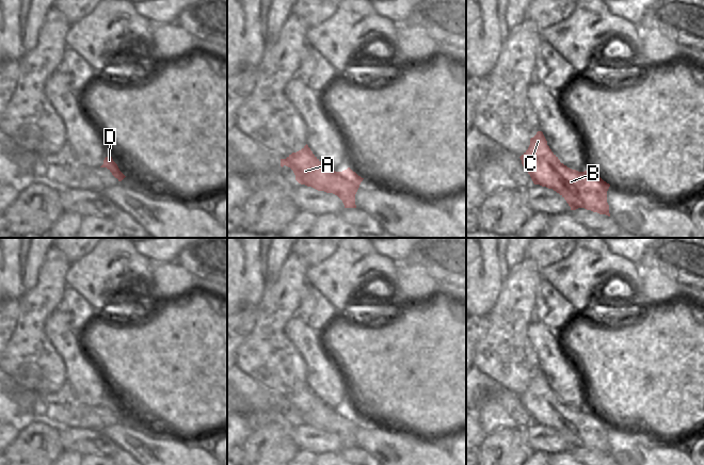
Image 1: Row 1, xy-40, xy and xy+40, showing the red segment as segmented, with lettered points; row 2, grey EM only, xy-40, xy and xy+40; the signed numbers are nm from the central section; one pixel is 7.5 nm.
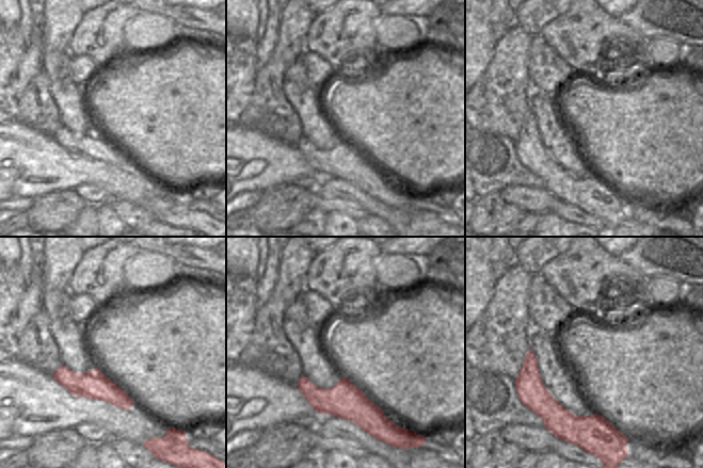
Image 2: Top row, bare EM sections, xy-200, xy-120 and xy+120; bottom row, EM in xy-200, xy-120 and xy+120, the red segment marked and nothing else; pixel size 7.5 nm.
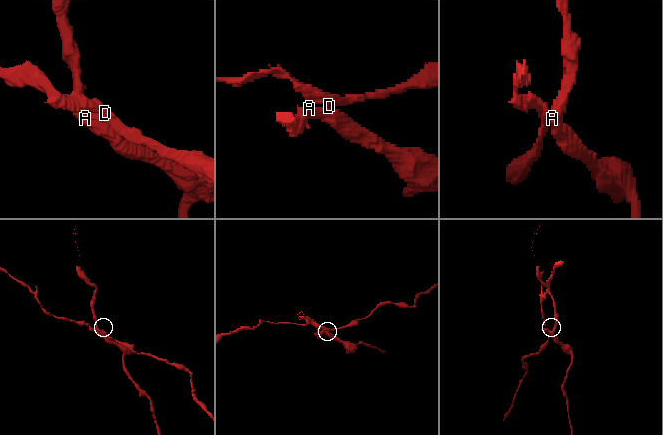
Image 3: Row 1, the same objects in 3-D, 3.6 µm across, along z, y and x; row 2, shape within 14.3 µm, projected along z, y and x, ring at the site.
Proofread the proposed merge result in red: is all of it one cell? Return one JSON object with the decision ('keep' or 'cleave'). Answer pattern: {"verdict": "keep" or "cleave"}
{"verdict": "cleave"}

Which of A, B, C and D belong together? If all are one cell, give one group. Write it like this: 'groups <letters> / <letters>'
groups A B C / D

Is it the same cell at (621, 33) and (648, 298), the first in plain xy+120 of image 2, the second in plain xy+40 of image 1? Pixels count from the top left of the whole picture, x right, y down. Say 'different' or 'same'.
different

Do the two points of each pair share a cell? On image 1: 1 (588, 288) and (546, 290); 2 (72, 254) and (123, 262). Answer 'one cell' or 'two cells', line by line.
1: two cells
2: two cells

